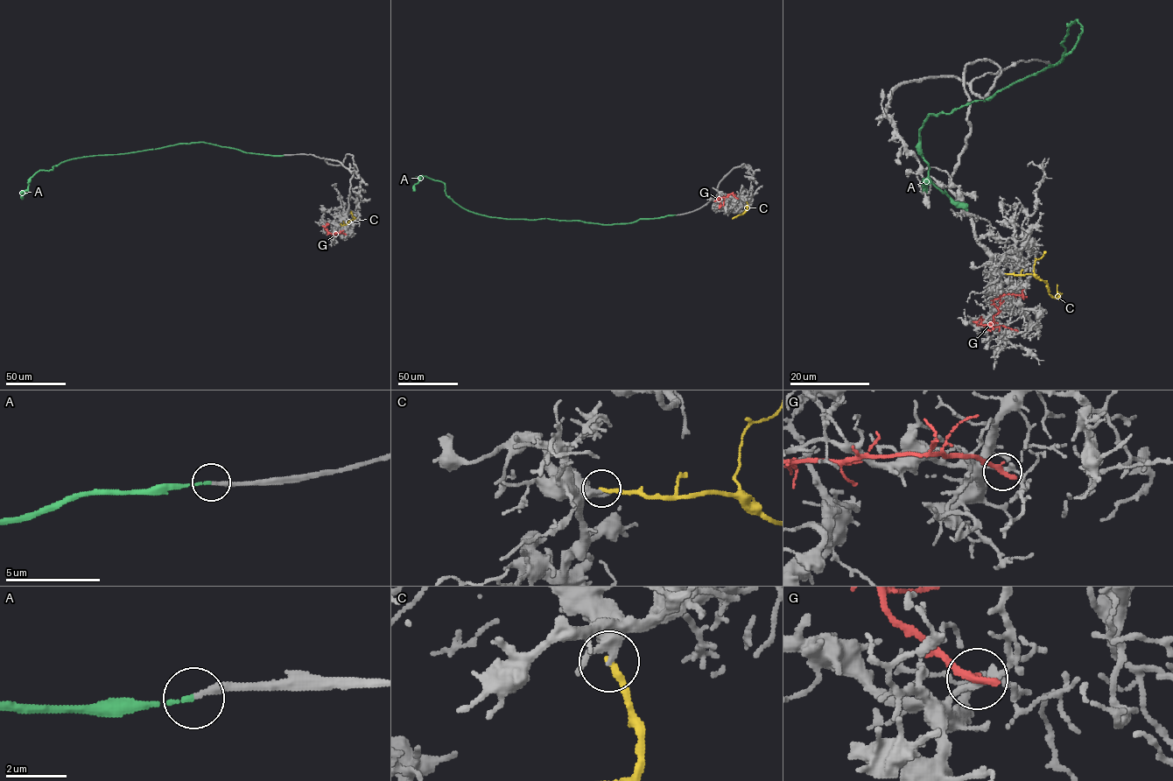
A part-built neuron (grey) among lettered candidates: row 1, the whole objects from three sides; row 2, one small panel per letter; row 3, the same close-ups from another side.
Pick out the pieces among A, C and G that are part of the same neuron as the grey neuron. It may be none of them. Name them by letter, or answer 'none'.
A

